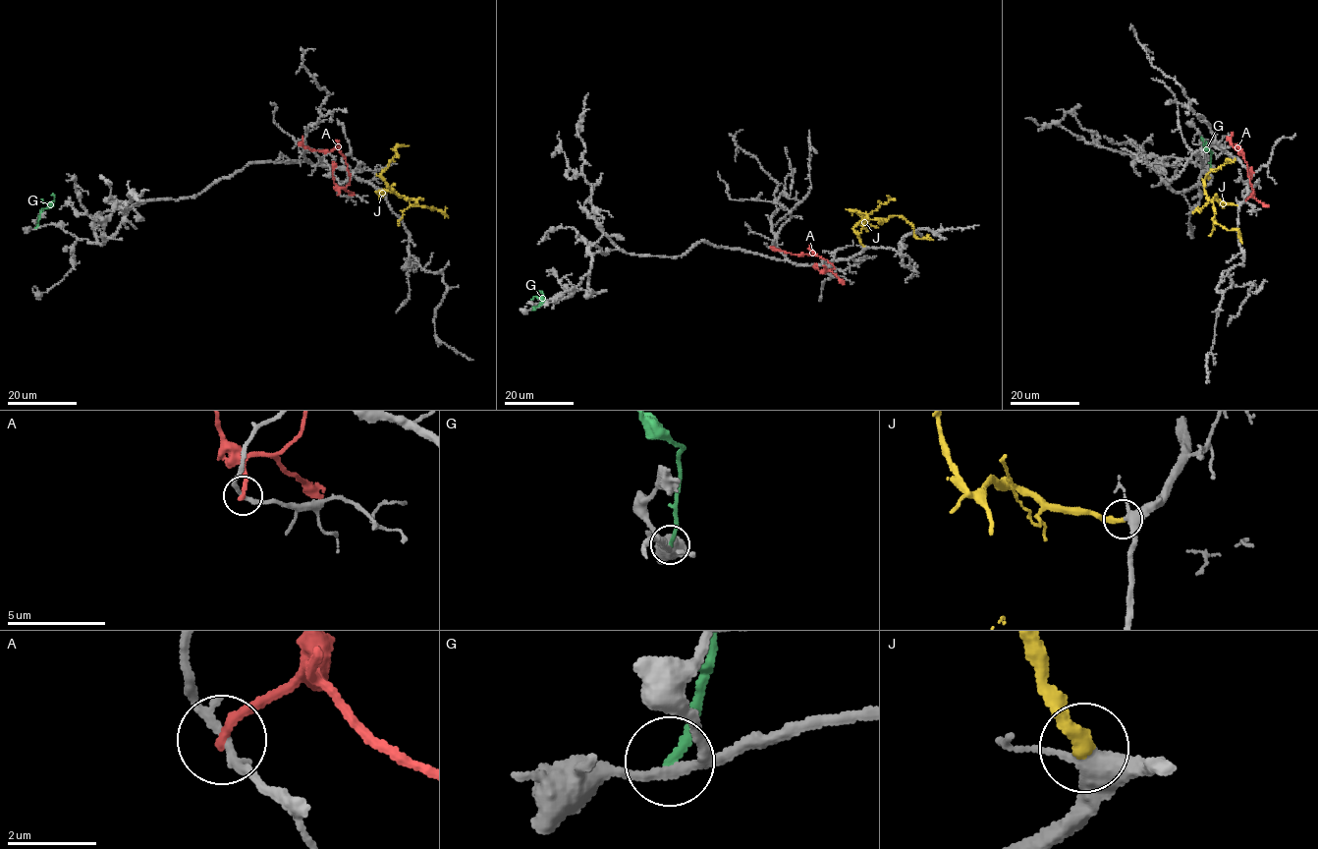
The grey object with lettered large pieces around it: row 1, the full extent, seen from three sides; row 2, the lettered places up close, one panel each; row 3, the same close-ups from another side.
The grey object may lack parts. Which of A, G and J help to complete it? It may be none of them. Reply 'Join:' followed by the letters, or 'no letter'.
Join: J

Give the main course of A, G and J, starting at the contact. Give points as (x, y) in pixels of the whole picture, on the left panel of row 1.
A: (338, 195), (340, 188), (349, 183), (345, 157), (337, 146), (319, 151), (305, 147), (302, 136)
G: (35, 228), (39, 213), (53, 200), (51, 195)
J: (382, 193), (394, 192), (410, 202), (438, 209), (447, 218)

